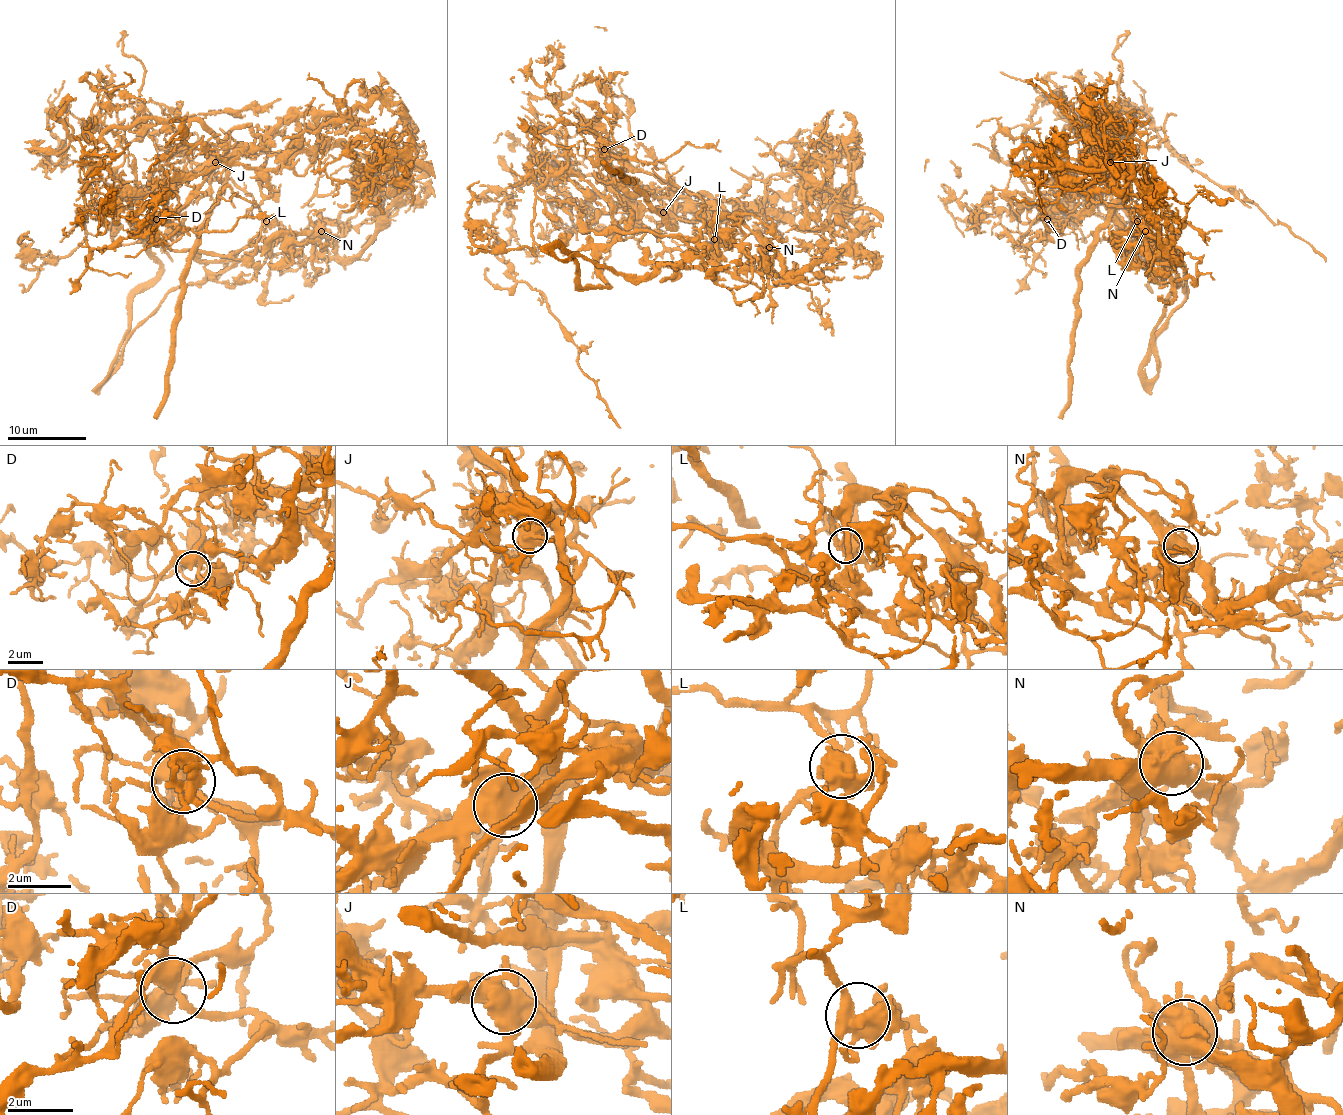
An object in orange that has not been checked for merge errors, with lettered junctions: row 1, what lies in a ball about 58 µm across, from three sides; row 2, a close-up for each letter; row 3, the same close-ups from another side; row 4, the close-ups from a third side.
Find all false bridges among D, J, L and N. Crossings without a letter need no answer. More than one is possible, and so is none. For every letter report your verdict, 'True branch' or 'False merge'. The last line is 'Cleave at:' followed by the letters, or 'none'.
D: True branch
J: False merge
L: True branch
N: False merge
Cleave at: J, N

